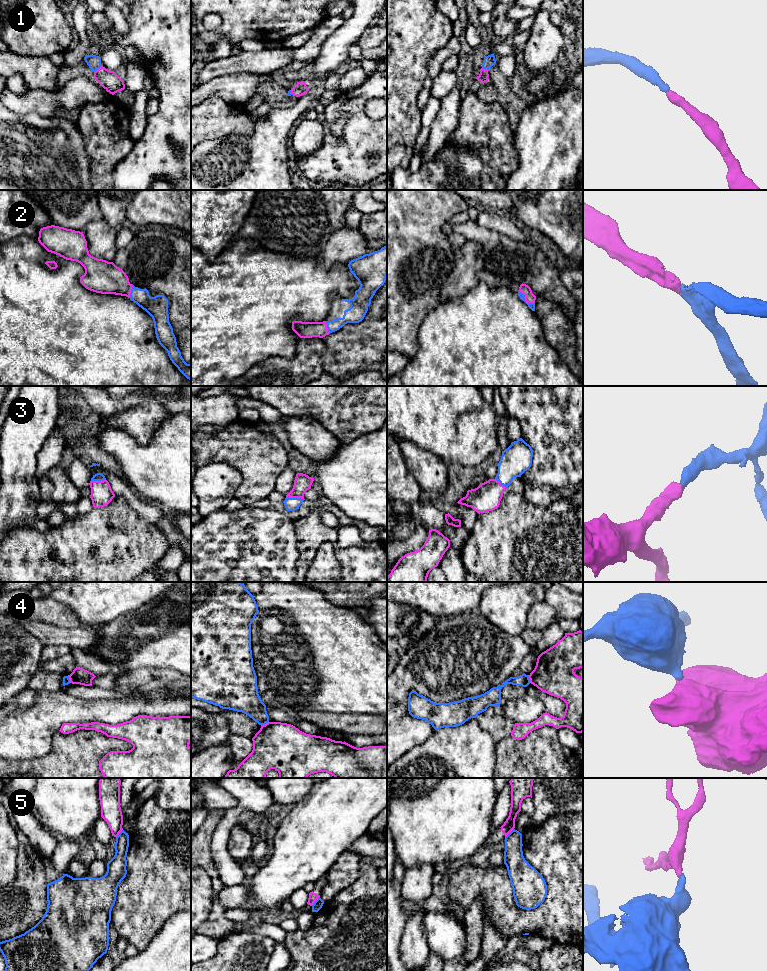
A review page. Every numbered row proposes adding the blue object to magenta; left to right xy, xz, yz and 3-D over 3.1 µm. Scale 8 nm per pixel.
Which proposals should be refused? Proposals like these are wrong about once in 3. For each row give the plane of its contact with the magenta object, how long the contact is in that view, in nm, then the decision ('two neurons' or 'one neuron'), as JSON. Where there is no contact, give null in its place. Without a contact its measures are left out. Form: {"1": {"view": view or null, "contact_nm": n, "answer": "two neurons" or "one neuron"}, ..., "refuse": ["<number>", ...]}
{"1": {"view": "xy", "contact_nm": 80, "answer": "one neuron"}, "2": {"view": "yz", "contact_nm": 170, "answer": "one neuron"}, "3": {"view": "xz", "contact_nm": 150, "answer": "one neuron"}, "4": {"view": "xz", "contact_nm": 80, "answer": "two neurons"}, "5": {"view": "xz", "contact_nm": 100, "answer": "two neurons"}, "refuse": ["4", "5"]}

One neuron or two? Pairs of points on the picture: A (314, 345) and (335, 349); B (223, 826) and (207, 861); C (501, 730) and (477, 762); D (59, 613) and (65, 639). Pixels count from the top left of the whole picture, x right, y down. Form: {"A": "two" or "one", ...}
{"A": "two", "B": "two", "C": "two", "D": "two"}

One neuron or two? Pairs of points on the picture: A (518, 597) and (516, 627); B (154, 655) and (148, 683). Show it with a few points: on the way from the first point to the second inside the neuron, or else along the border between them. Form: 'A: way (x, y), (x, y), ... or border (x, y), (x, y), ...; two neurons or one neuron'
A: way (516, 604), (516, 620); one neuron
B: border (174, 669), (139, 667), (128, 672); two neurons

